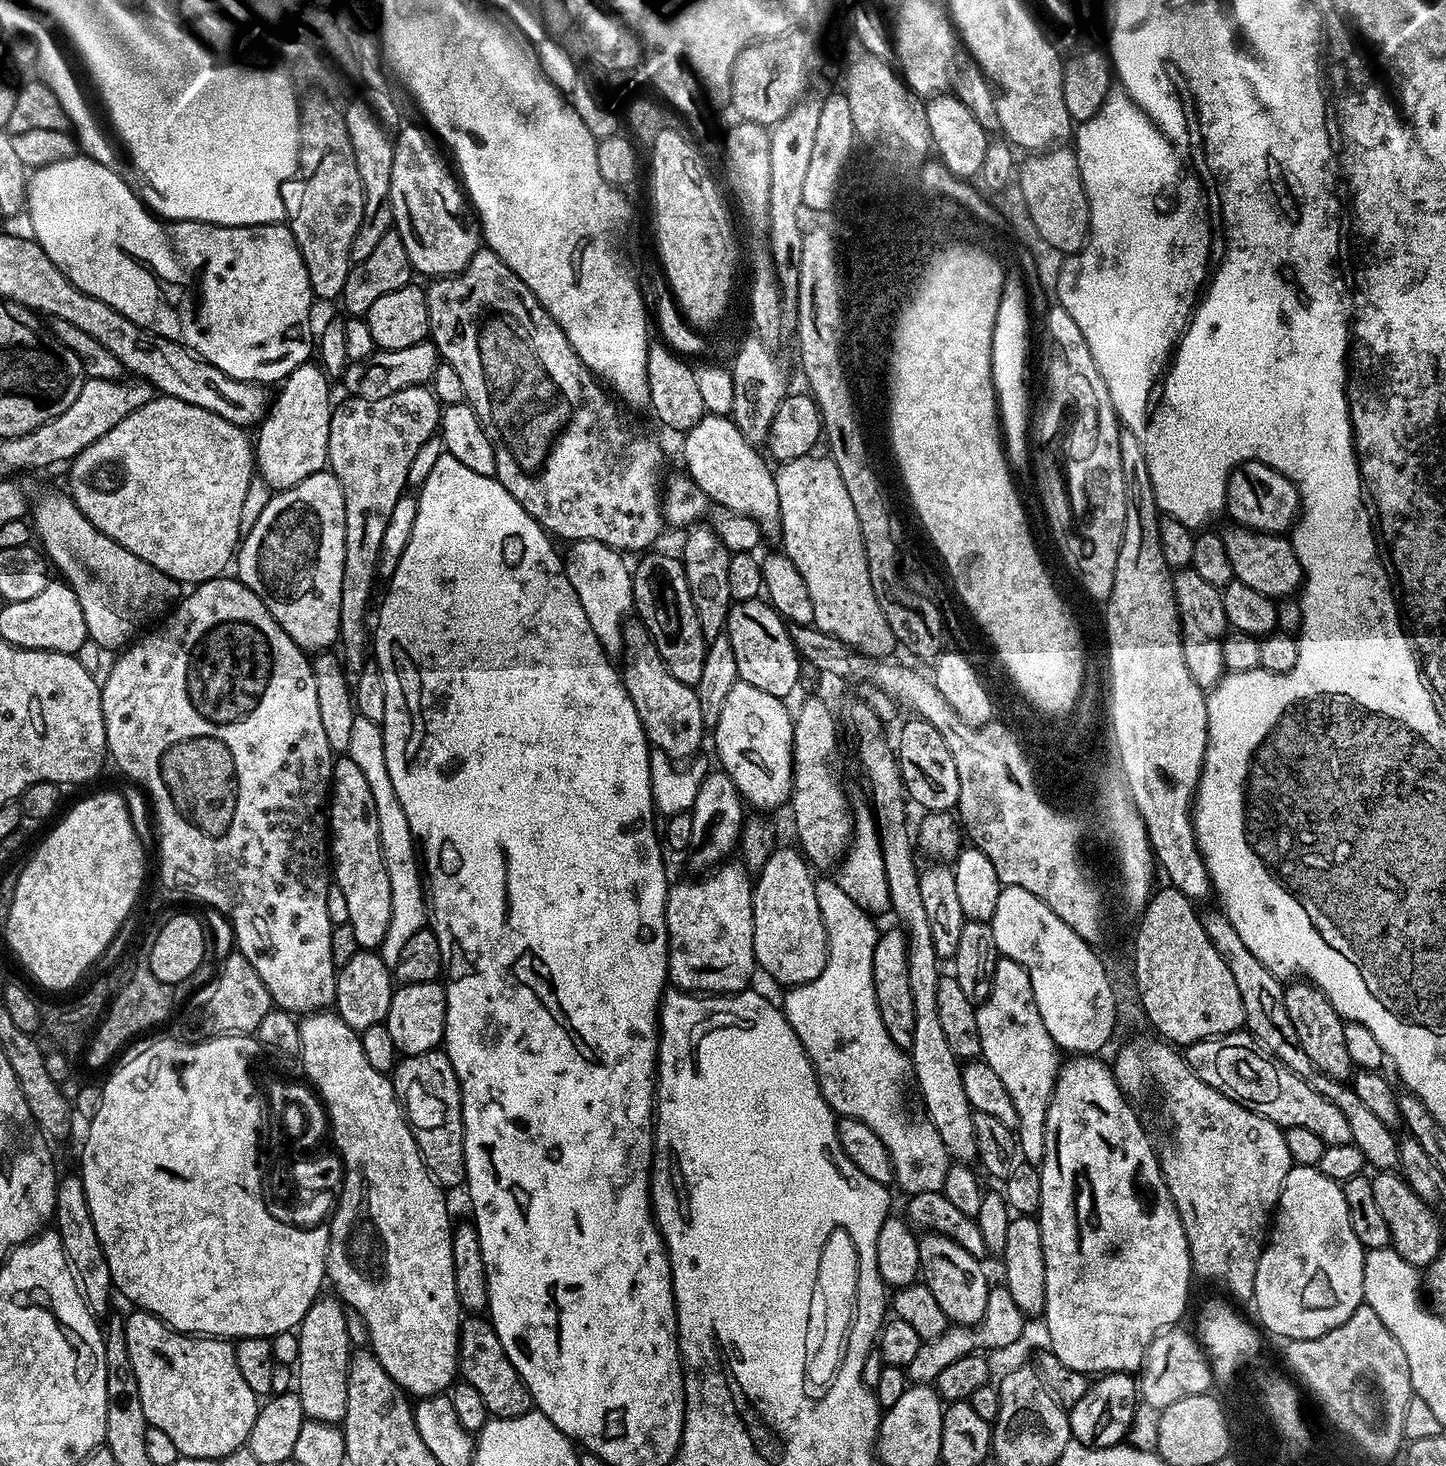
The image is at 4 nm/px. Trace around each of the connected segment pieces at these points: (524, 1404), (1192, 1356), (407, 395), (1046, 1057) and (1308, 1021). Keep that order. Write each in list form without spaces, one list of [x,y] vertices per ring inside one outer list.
[[[468,1314],[461,1319],[458,1372],[463,1383],[478,1390],[482,1402],[486,1402],[486,1410],[493,1417],[509,1420],[533,1411],[530,1390],[526,1382],[522,1382],[518,1370],[514,1370],[514,1362],[510,1362],[506,1350],[502,1350],[502,1342],[492,1328],[491,1319],[480,1314]]]
[[[1173,1326],[1155,1336],[1148,1345],[1148,1353],[1144,1355],[1144,1367],[1138,1372],[1138,1396],[1143,1403],[1162,1409],[1182,1398],[1205,1395],[1213,1387],[1211,1366],[1201,1341],[1182,1329],[1183,1327]]]
[[[422,384],[410,386],[406,390],[398,390],[398,394],[389,394],[387,398],[373,400],[348,398],[345,401],[345,404],[337,403],[332,410],[327,467],[334,474],[334,478],[338,478],[338,486],[342,486],[342,498],[346,502],[346,542],[342,566],[342,602],[338,614],[340,627],[338,652],[342,657],[348,683],[355,686],[358,682],[358,674],[362,674],[362,666],[366,666],[370,658],[368,607],[372,604],[372,591],[376,588],[376,580],[378,581],[382,537],[386,534],[386,526],[390,522],[394,502],[398,502],[398,498],[405,495],[409,487],[407,475],[410,462],[413,461],[422,444],[431,436],[437,435],[442,405],[432,393],[431,387]]]
[[[997,959],[990,994],[977,1007],[976,1017],[978,1038],[982,1038],[980,1056],[984,1063],[990,1066],[990,1070],[998,1074],[1002,1086],[1006,1086],[1010,1098],[1014,1101],[1014,1110],[1018,1110],[1019,1155],[1023,1163],[1039,1166],[1046,1154],[1046,1110],[1050,1106],[1050,1098],[1056,1085],[1056,1073],[1060,1071],[1062,1052],[1057,1048],[1054,1038],[1050,1038],[1050,1030],[1046,1030],[1046,1022],[1042,1022],[1042,1014],[1038,1014],[1038,1002],[1034,1002],[1034,986],[1030,982],[1030,974],[1026,974],[1023,966],[1013,960]]]
[[[1296,978],[1284,984],[1284,1005],[1286,1014],[1290,1014],[1290,1022],[1294,1022],[1298,1042],[1302,1042],[1302,1050],[1306,1050],[1310,1062],[1314,1062],[1314,1066],[1318,1066],[1318,1070],[1322,1070],[1322,1074],[1330,1078],[1341,1082],[1351,1081],[1354,1065],[1346,1047],[1346,1021],[1338,1014],[1338,1010],[1334,1010],[1330,998],[1326,998],[1317,984],[1304,978]]]

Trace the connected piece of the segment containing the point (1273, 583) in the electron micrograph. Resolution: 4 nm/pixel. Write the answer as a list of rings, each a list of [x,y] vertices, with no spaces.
[[[1231,526],[1223,529],[1226,542],[1226,554],[1230,557],[1232,575],[1237,580],[1246,582],[1258,594],[1279,598],[1290,596],[1301,591],[1304,583],[1304,571],[1298,562],[1291,539],[1287,535],[1275,532],[1255,532],[1252,528]]]

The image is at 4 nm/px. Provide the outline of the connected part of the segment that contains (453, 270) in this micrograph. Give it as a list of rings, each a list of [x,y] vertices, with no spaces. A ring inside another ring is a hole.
[[[405,123],[396,133],[394,166],[390,170],[390,202],[394,230],[402,238],[402,246],[406,246],[406,254],[419,275],[421,272],[428,276],[427,278],[456,276],[468,265],[470,258],[474,258],[474,254],[480,251],[482,229],[441,141],[427,127],[416,124]]]

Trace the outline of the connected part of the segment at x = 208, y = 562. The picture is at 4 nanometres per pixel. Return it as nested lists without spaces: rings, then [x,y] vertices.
[[[157,395],[70,461],[67,495],[99,532],[171,580],[184,586],[216,580],[229,571],[238,551],[242,501],[254,478],[254,444],[244,432],[241,425],[202,410],[202,406]]]

